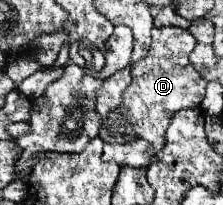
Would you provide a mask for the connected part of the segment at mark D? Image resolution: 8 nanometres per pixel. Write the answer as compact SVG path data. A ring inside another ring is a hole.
M164 27L152 29L152 45L144 59L132 65L132 83L122 93L122 105L108 115L106 129L110 133L126 133L128 121L134 133L146 139L152 145L152 153L158 153L166 143L166 129L170 119L180 109L196 109L200 107L206 91L206 81L198 77L198 71L190 65L190 51L194 49L196 39L178 27Z

